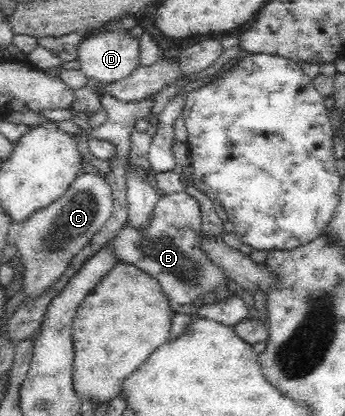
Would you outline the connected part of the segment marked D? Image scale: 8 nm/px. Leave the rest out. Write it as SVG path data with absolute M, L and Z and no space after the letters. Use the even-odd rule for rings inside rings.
M97 28L95 33L90 33L90 30L85 32L85 40L77 46L77 61L80 63L80 69L98 84L119 82L127 78L140 65L140 38L131 36L127 29L107 32L100 32L99 29Z

